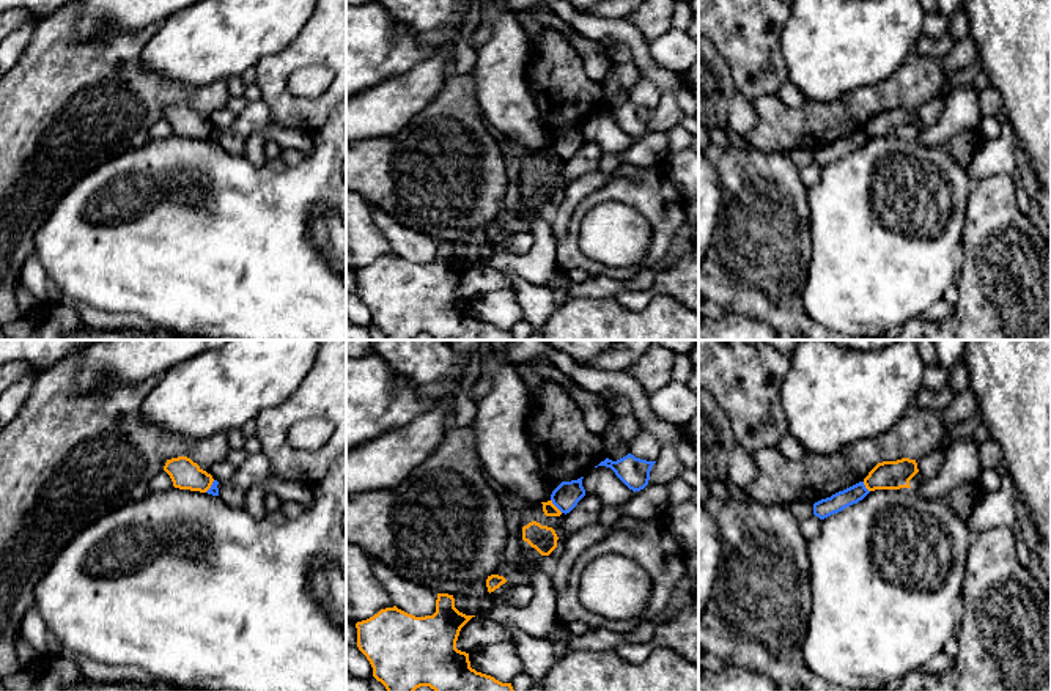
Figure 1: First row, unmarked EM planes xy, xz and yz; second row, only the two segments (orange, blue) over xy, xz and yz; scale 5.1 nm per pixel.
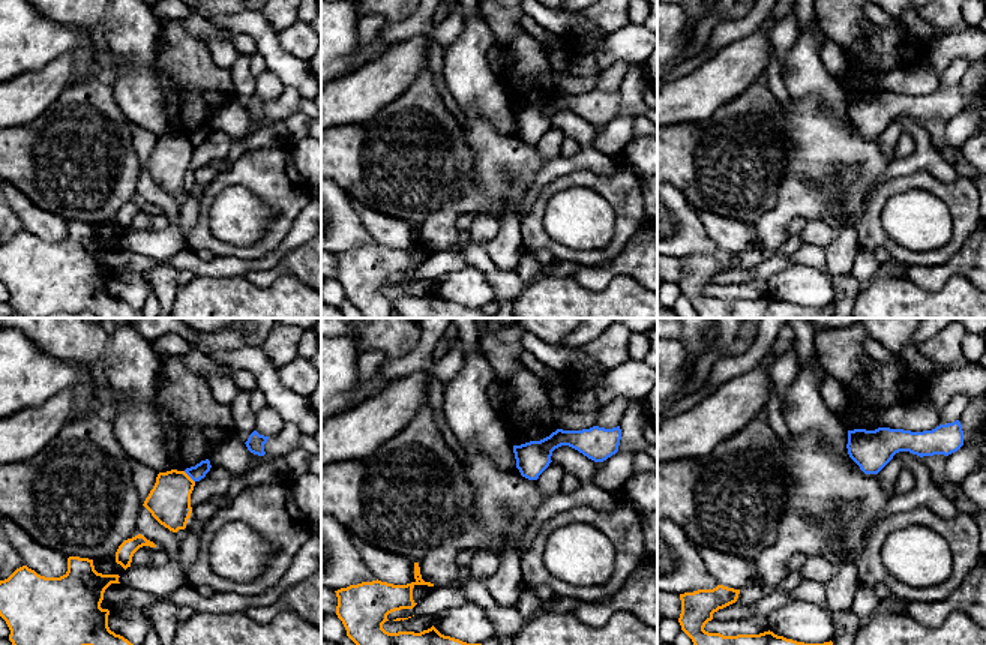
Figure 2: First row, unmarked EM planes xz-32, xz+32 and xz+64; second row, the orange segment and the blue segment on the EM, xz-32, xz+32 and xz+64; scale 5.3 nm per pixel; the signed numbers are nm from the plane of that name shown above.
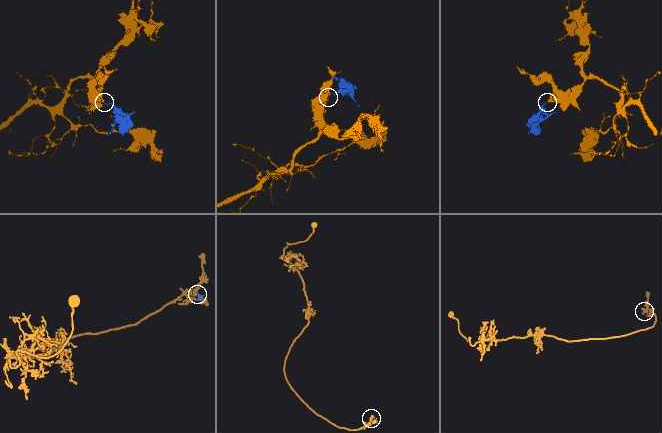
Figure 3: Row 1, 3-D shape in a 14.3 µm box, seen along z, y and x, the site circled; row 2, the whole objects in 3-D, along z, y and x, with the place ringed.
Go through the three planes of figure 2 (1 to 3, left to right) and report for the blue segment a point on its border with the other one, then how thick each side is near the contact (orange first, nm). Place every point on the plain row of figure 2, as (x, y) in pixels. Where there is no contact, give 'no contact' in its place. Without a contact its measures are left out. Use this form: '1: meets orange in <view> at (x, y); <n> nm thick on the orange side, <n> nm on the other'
1: meets orange in xz-32 at (189, 141); 220 nm thick on the orange side, 80 nm on the other
2: no contact
3: no contact

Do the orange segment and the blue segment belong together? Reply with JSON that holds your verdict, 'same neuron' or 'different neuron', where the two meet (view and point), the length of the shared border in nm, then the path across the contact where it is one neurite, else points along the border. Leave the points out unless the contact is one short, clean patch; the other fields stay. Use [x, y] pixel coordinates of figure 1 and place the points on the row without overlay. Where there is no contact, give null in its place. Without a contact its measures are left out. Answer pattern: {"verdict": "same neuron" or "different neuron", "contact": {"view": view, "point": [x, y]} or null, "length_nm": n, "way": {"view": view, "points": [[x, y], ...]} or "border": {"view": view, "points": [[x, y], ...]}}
{"verdict": "different neuron", "contact": {"view": "xz", "point": [554, 153]}, "length_nm": 90, "border": {"view": "xz", "points": [[551, 147], [562, 159]]}}

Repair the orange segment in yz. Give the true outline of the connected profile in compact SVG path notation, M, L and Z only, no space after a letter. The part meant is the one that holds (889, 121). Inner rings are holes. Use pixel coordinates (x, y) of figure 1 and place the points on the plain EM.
M916 107L878 110L864 126L868 139L911 135L909 127L919 120Z

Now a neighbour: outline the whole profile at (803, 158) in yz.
M796 148L796 150L790 151L788 154L798 168L804 168L804 167L809 167L810 164L813 164L812 150Z

